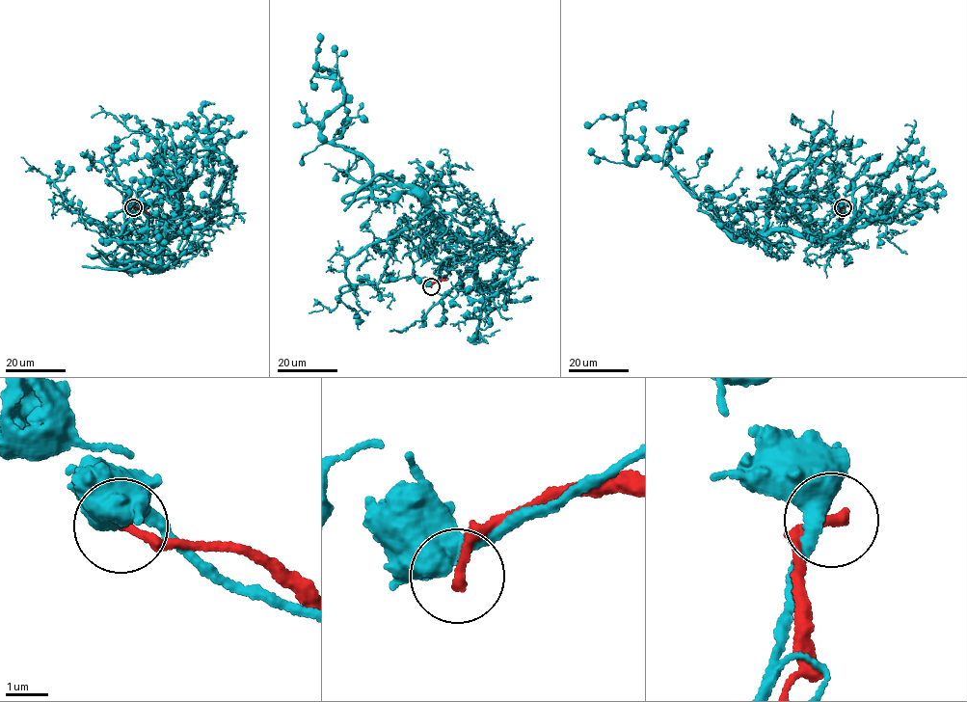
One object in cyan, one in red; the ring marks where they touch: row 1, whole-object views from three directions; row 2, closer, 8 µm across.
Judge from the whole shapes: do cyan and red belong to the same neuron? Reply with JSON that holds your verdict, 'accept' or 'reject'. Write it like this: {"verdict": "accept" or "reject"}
{"verdict": "reject"}

